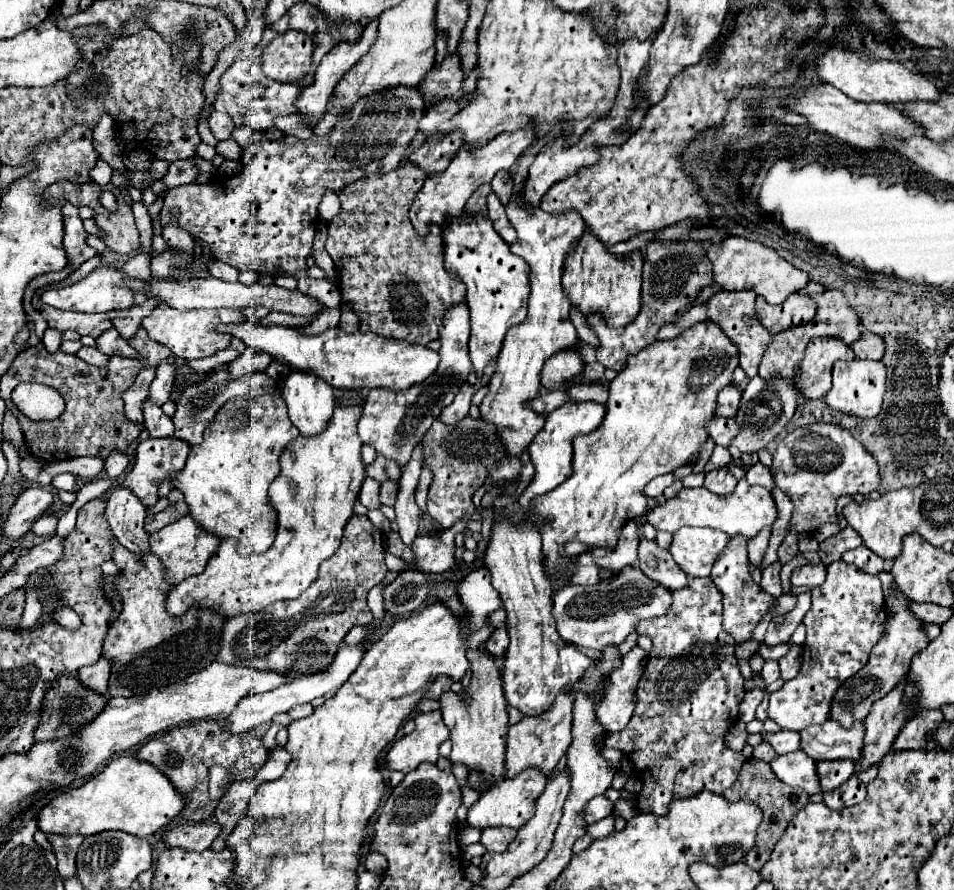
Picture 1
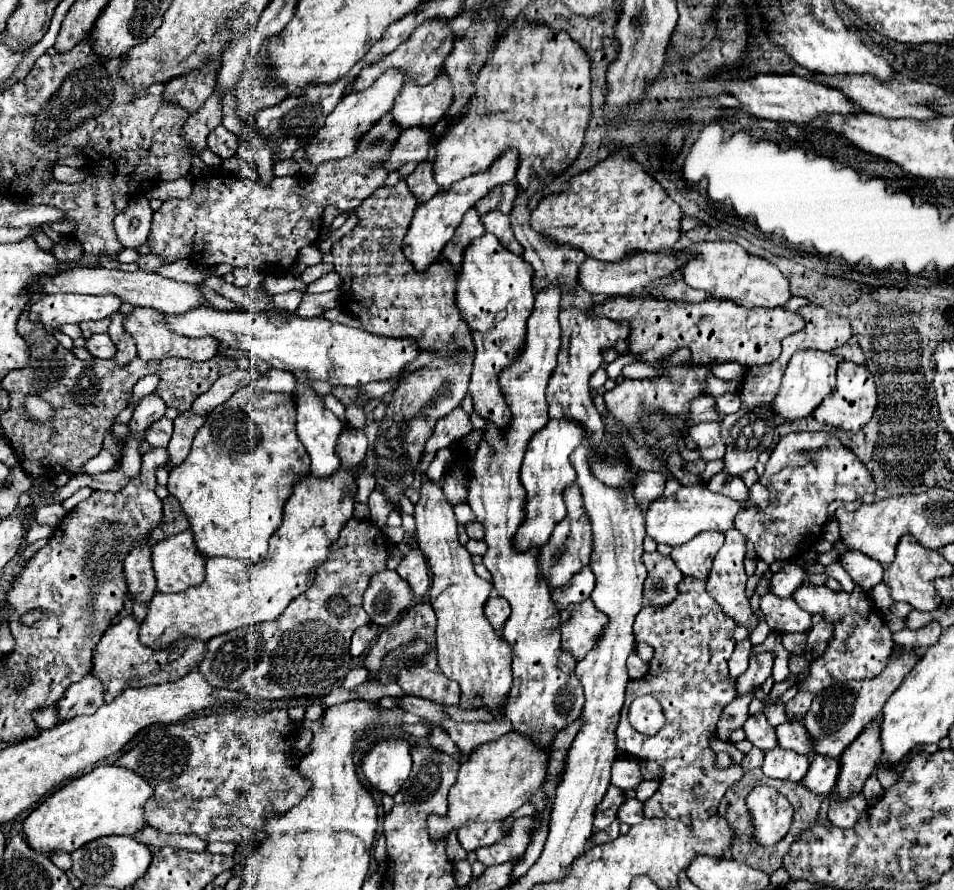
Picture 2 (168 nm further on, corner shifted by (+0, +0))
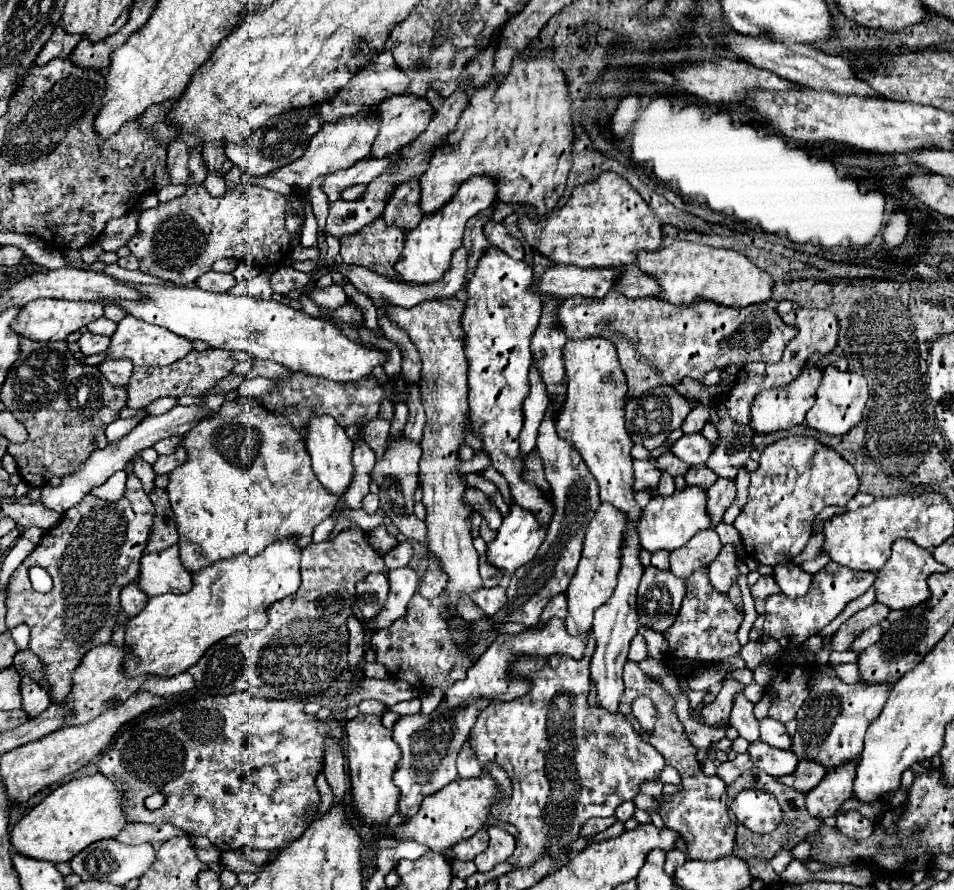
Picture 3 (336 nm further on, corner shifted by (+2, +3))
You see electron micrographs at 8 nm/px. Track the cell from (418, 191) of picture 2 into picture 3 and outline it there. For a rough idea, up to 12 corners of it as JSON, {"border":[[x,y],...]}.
{"border":[[420,178],[398,184],[384,208],[402,230],[422,220]]}

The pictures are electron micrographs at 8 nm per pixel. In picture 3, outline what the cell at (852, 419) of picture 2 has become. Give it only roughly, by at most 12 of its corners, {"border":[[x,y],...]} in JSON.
{"border":[[824,370],[806,424],[846,434],[864,418],[860,372]]}

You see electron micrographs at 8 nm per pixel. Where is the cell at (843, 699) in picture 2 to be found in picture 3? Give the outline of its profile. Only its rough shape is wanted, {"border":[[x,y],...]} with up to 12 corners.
{"border":[[818,666],[792,750],[826,768],[856,760],[890,682],[846,684]]}

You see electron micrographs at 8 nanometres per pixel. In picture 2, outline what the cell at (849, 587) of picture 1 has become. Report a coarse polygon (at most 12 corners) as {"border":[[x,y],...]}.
{"border":[[802,583],[792,599],[834,625],[790,721],[832,681],[874,679],[894,641],[880,611],[854,589]]}

